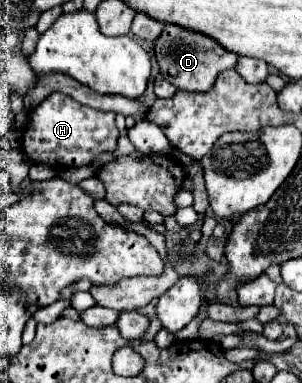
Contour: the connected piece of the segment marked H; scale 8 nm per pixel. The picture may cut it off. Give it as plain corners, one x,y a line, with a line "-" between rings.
52,93
46,97
28,119
22,133
24,153
32,163
46,163
54,169
58,167
80,167
90,165
100,153
116,151
118,129
112,111
98,111
74,101
68,95

